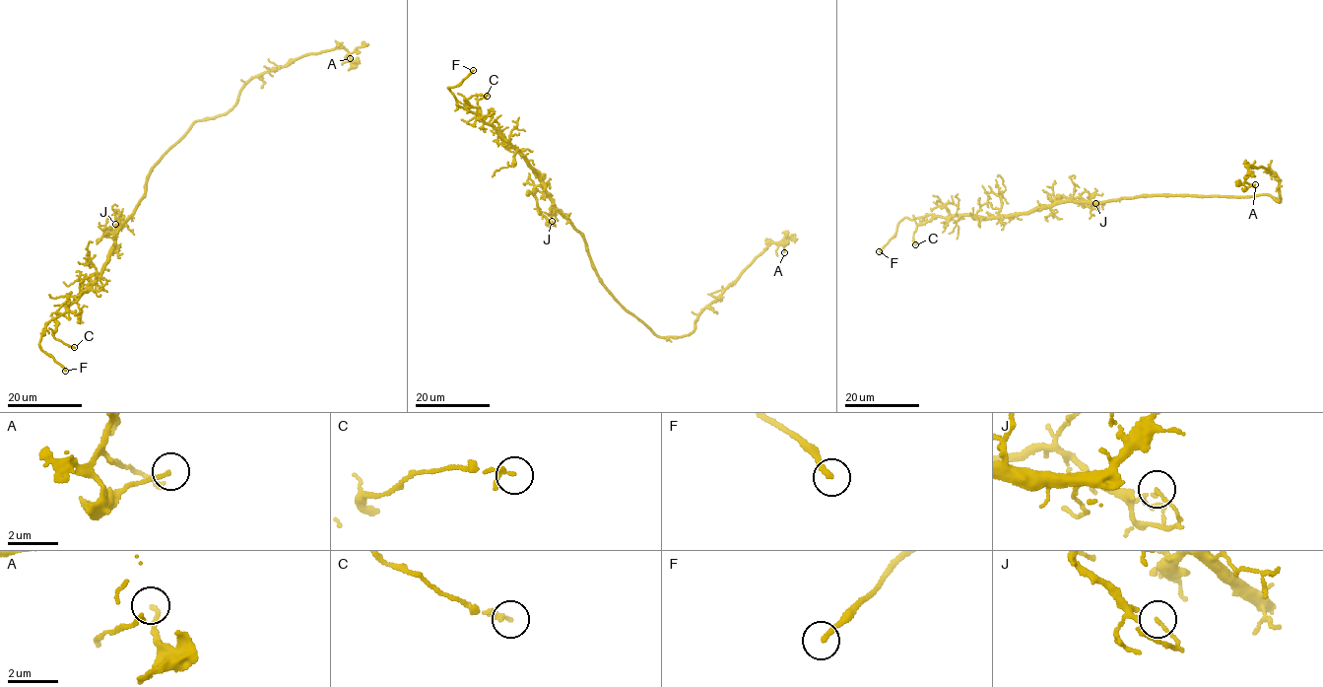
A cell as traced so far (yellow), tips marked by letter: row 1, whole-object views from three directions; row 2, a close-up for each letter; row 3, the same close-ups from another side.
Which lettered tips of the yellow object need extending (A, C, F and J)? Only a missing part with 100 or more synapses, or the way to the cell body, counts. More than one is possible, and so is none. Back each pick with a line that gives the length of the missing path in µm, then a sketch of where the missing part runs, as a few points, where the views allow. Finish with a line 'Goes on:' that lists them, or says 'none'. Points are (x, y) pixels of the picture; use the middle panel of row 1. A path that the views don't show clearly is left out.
F: missing 25 µm; course (473, 70), (477, 65), (477, 55), (516, 33), (525, 16)
Goes on: F

